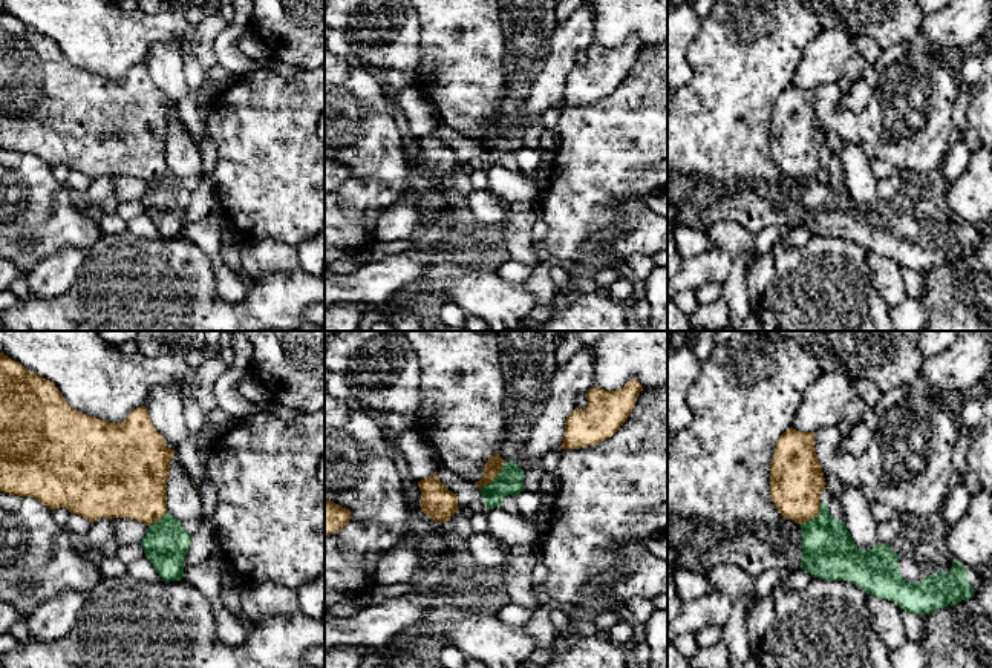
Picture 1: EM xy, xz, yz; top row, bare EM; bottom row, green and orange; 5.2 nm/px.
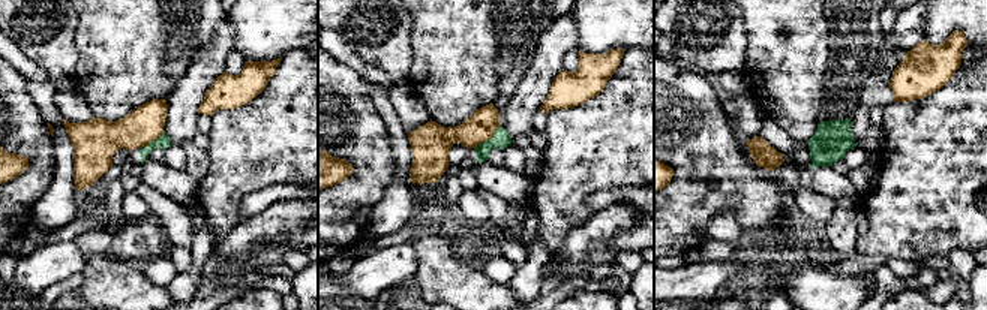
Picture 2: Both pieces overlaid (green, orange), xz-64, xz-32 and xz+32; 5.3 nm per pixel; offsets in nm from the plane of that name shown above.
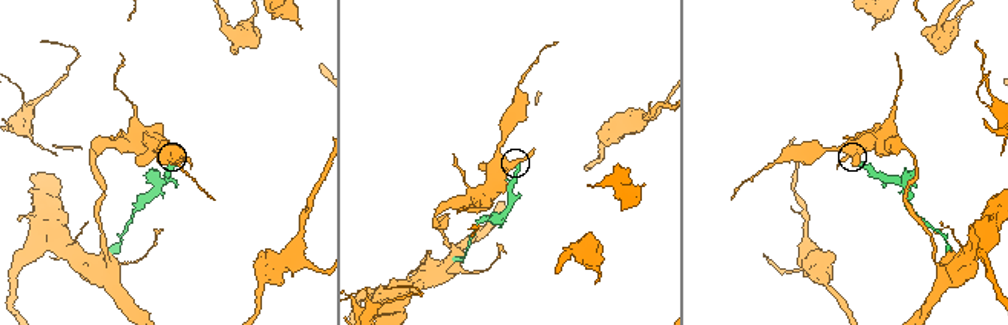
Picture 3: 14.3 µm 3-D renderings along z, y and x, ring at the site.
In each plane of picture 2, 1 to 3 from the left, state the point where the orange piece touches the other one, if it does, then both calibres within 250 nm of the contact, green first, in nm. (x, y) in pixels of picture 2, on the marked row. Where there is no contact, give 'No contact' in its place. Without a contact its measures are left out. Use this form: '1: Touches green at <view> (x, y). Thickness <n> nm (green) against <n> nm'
1: Touches green at xz-64 (155, 140). Thickness 70 nm (green) against 200 nm
2: Touches green at xz-32 (491, 138). Thickness 100 nm (green) against 160 nm
3: No contact

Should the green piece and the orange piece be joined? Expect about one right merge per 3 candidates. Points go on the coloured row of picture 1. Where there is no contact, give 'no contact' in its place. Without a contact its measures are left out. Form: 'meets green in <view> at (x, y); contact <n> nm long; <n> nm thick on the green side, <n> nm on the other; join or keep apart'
meets green in xz at (495, 478); contact 200 nm long; 140 nm thick on the green side, 90 nm on the other; keep apart

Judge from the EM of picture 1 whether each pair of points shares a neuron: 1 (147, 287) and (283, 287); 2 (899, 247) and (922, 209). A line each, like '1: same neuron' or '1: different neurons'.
1: same neuron
2: same neuron

